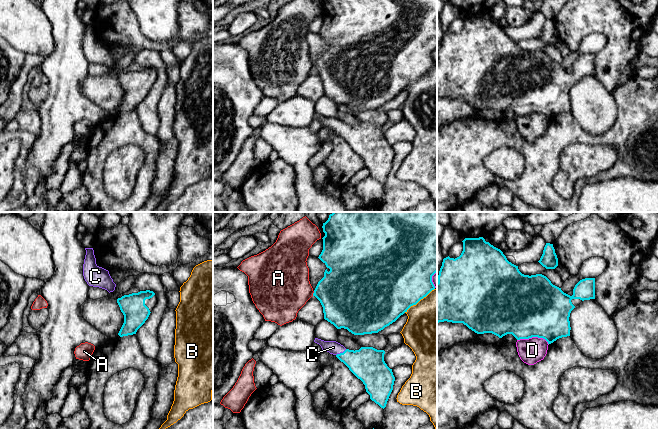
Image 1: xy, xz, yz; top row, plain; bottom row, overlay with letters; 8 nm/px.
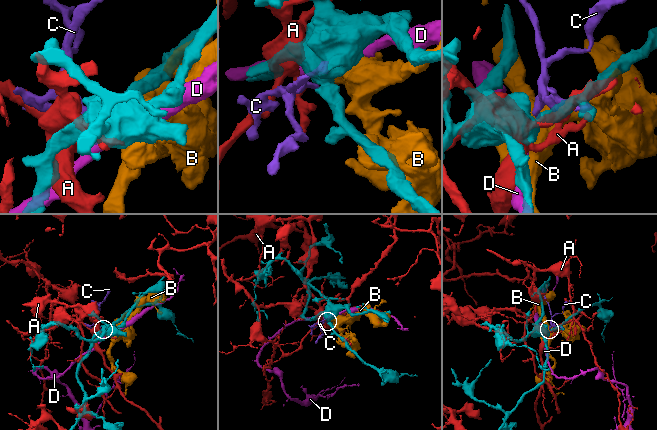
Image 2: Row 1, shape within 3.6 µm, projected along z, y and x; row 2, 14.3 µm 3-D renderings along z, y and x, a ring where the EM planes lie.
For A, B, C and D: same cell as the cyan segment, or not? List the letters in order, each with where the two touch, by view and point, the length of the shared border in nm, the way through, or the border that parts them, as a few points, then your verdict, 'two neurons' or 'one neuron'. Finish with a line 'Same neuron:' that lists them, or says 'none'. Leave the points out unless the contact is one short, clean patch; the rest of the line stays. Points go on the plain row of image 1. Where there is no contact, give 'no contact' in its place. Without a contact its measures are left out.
A: meets cyan in xz at (313, 69); contact 40 nm long; two neurons
B: meets cyan in xz at (419, 76); contact 320 nm long; two neurons
C: meets cyan in xz at (341, 129); contact 100 nm long; runs through xz (367, 140), (353, 136), (341, 129), (333, 123); one neuron
D: meets cyan in yz at (533, 112); contact 260 nm long; two neurons
Same neuron: C

